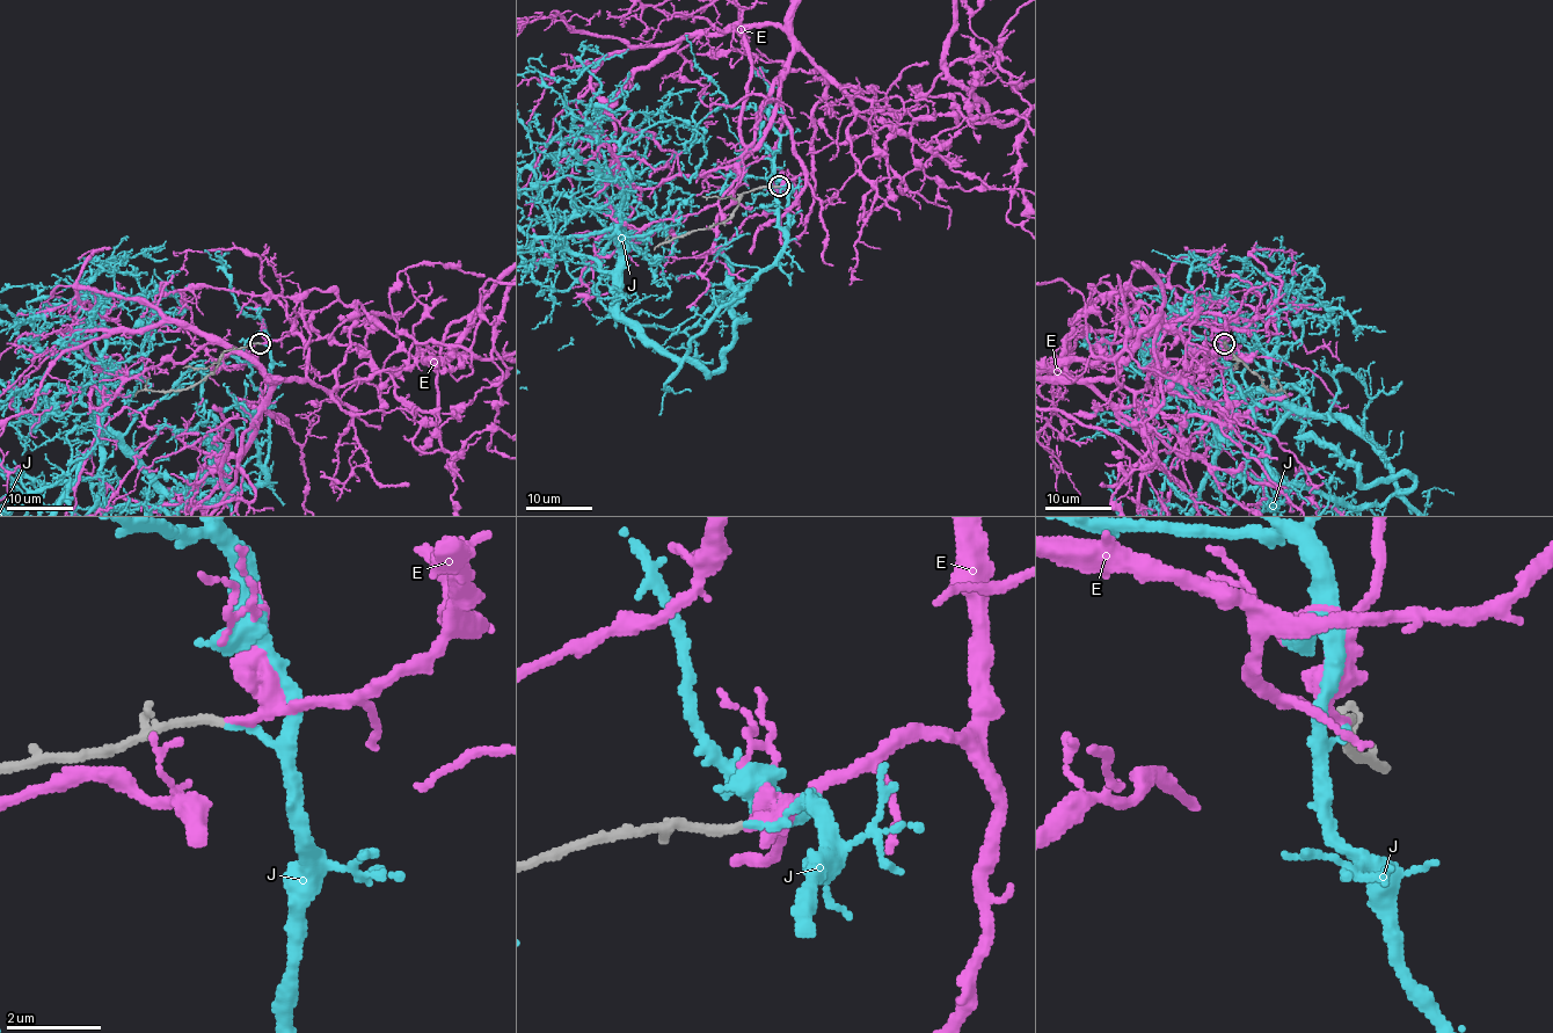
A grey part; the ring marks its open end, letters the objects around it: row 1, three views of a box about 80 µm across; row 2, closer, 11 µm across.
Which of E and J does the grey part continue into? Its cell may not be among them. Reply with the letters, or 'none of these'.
E

